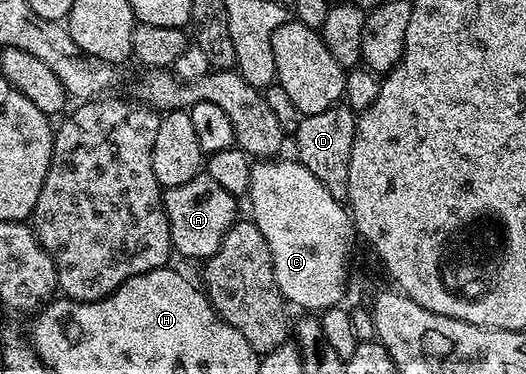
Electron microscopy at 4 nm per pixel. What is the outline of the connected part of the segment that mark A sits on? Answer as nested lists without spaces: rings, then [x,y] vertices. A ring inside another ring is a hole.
[[[201,175],[190,179],[190,183],[182,183],[173,189],[164,189],[164,214],[168,216],[170,223],[170,235],[172,236],[172,248],[177,254],[184,257],[201,257],[207,259],[213,257],[230,227],[236,224],[238,214],[236,214],[236,203],[238,197],[226,191],[221,183],[207,175]]]

